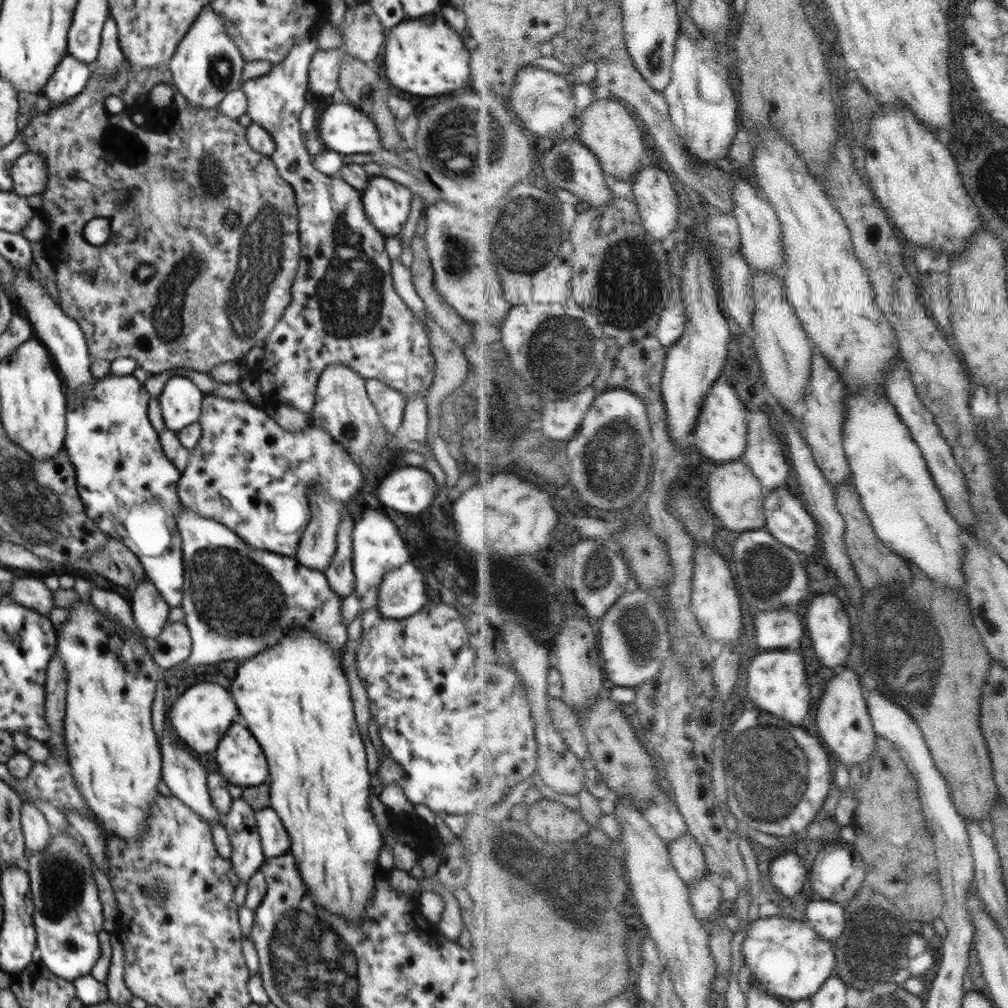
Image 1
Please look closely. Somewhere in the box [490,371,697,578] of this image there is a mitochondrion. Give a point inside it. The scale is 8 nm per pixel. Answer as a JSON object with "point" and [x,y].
{"point":[614,462]}

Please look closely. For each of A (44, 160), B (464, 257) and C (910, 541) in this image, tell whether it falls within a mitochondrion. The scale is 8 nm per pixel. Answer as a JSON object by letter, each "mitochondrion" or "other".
{"A":"other","B":"mitochondrion","C":"other"}

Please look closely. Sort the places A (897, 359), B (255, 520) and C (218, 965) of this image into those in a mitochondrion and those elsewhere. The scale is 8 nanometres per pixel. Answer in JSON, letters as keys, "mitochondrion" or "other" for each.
{"A":"other","B":"other","C":"other"}

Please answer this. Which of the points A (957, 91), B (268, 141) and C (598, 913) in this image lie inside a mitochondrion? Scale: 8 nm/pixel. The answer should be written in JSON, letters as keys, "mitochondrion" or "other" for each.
{"A":"other","B":"other","C":"mitochondrion"}

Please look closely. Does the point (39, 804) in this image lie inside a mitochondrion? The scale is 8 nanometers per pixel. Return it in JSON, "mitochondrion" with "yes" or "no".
{"mitochondrion":"no"}

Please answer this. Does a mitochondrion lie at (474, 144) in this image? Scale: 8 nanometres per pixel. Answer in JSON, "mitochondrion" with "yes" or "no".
{"mitochondrion":"yes"}

